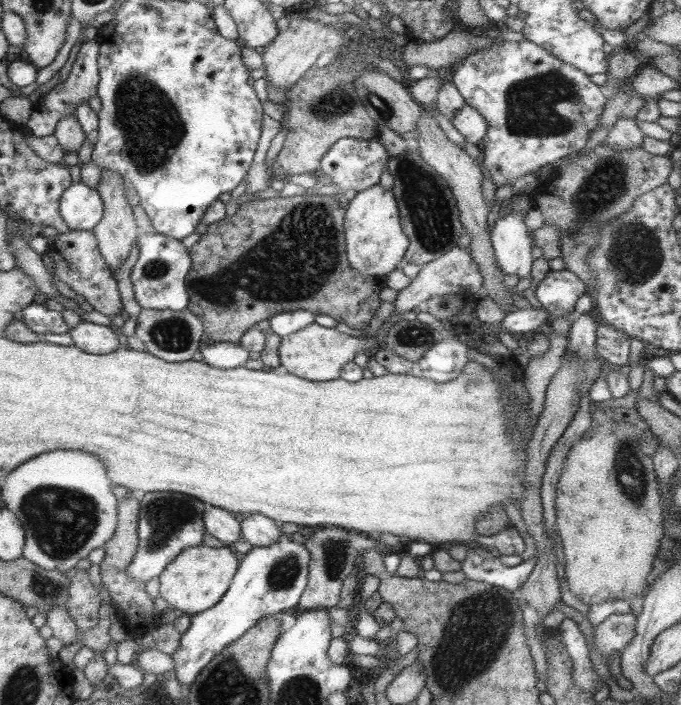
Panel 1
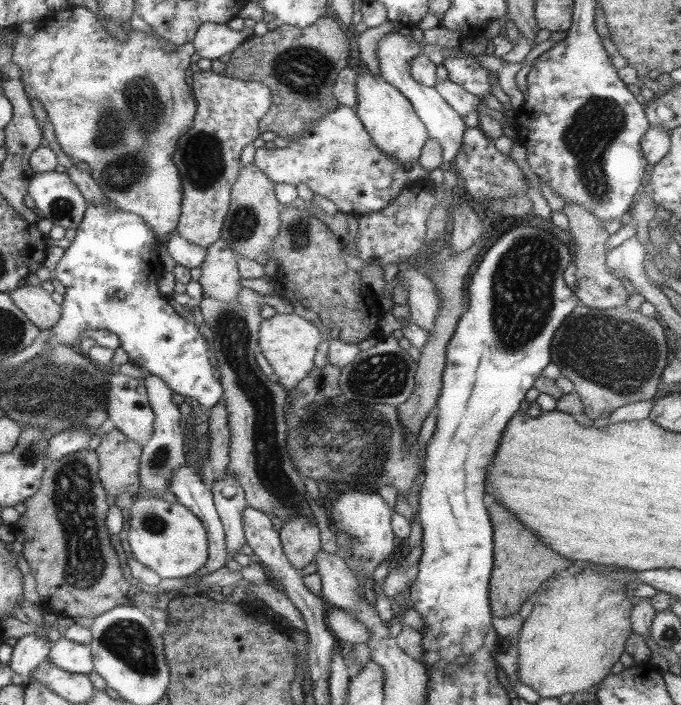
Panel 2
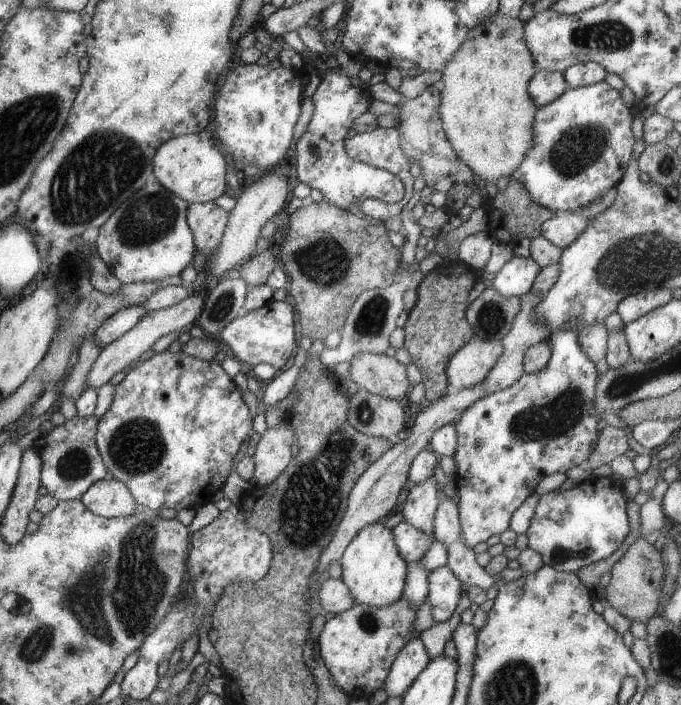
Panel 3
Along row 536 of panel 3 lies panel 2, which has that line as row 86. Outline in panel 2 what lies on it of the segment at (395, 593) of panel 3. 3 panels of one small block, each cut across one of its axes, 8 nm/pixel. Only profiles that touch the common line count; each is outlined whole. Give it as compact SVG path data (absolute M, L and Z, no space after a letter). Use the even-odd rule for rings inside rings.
M357 70L354 87L356 96L354 109L376 148L396 158L402 165L408 161L411 164L415 163L421 147L427 140L428 132L407 98L394 86L387 84L380 76L375 76L368 70L365 72Z

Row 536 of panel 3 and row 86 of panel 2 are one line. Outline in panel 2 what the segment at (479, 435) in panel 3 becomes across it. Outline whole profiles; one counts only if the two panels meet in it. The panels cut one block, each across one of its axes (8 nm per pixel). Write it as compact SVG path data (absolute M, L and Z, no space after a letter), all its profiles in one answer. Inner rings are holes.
M457 47L459 55L443 59L441 66L447 71L447 80L462 86L467 92L478 96L479 100L491 94L489 88L490 73L473 60L473 55L466 54Z

